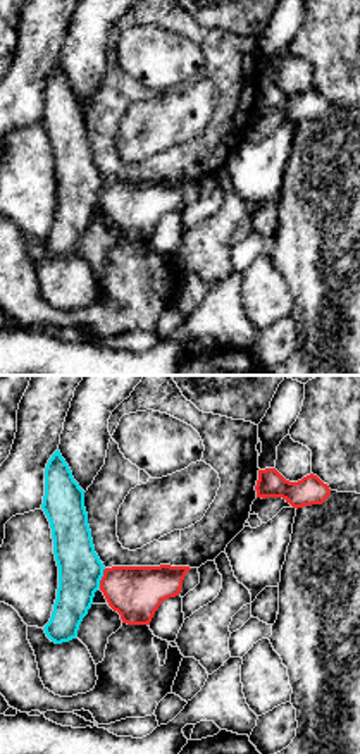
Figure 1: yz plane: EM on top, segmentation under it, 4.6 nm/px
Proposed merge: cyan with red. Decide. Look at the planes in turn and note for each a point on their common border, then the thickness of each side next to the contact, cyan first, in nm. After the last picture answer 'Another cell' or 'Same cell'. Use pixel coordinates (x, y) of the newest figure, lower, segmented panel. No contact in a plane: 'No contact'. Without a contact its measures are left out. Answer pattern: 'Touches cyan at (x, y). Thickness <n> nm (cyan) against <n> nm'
Touches cyan at (100, 579). Thickness 200 nm (cyan) against 240 nm

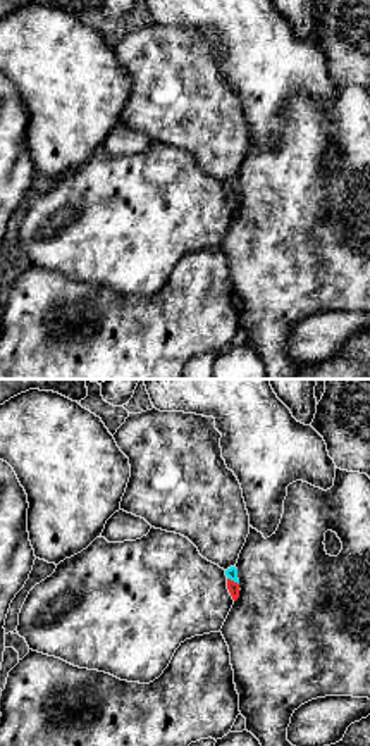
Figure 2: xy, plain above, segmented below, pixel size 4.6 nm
Touches cyan at (233, 579). Thickness 50 nm (cyan) against 50 nm

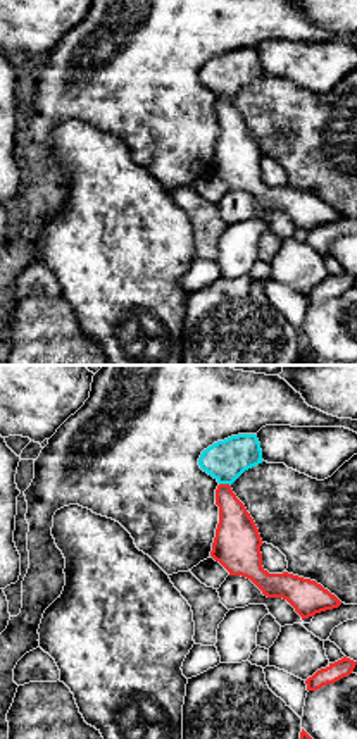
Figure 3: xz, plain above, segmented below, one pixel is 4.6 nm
Touches cyan at (225, 483). Thickness 190 nm (cyan) against 200 nm

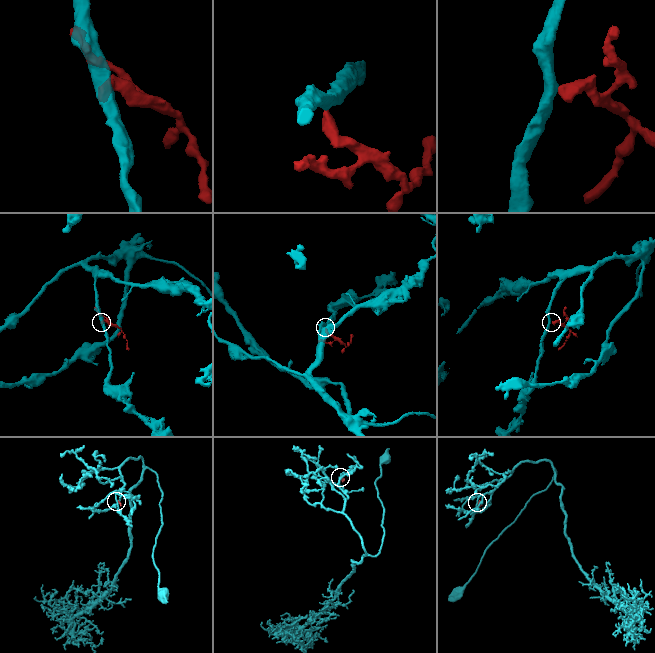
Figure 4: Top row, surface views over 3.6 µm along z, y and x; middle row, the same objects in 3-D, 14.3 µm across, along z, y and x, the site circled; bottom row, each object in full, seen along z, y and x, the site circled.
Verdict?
Another cell

